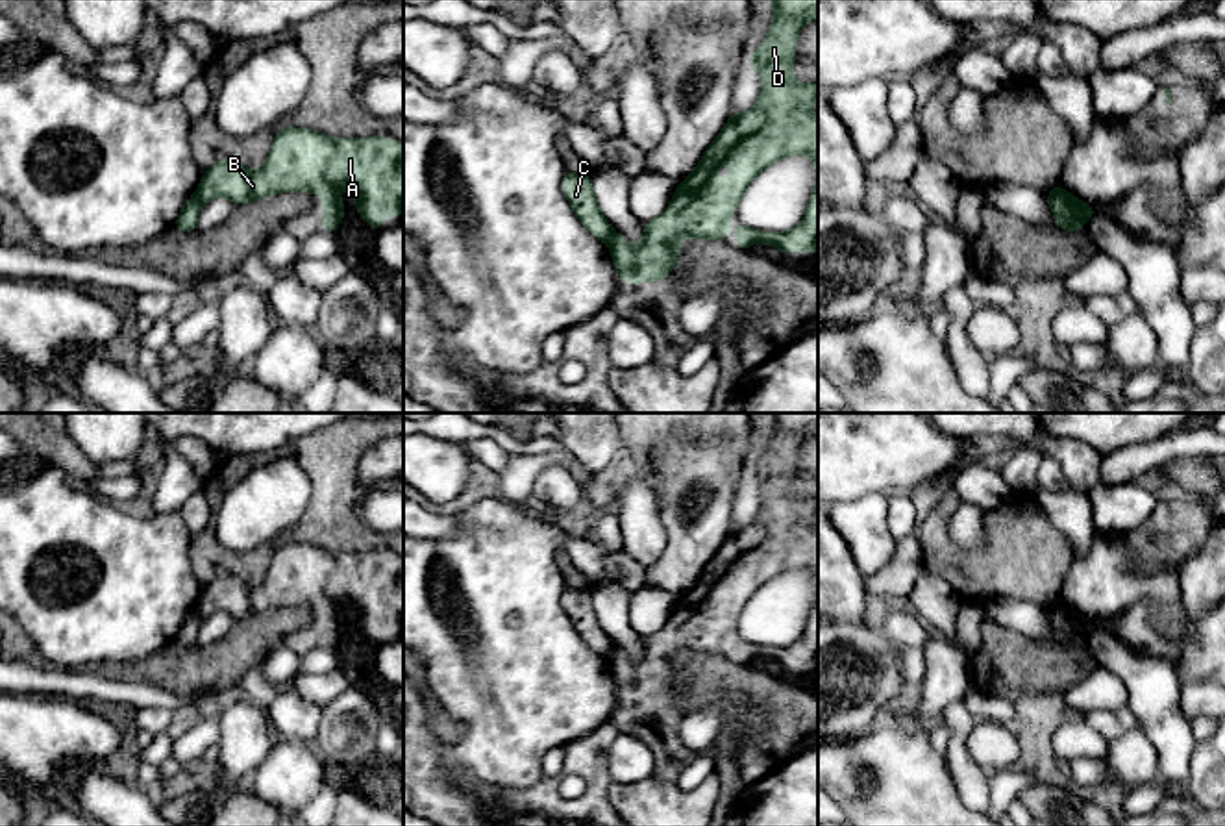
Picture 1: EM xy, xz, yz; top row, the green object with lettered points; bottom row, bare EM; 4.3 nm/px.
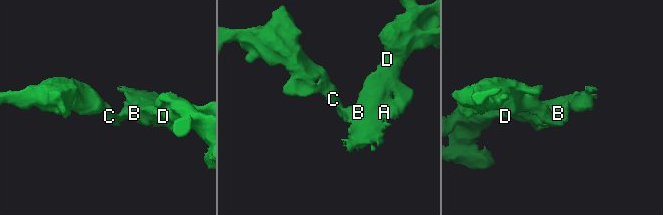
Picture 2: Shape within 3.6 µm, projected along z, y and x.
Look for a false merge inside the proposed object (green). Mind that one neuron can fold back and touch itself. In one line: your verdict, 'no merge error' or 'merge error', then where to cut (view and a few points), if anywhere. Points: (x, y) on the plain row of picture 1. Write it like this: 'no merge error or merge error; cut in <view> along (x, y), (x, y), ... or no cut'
merge error; cut in yz along (1051, 604), (1085, 634)

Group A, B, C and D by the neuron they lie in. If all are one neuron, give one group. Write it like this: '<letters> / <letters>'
A B D / C

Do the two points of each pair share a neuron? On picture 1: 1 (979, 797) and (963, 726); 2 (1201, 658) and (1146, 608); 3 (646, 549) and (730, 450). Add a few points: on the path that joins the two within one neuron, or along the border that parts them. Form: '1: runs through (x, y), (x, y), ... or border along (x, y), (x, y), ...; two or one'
1: runs through (970, 780), (959, 762), (959, 743); one
2: runs through (1183, 647), (1166, 645), (1148, 626); one
3: border along (650, 488), (667, 536), (667, 549), (646, 569); two

